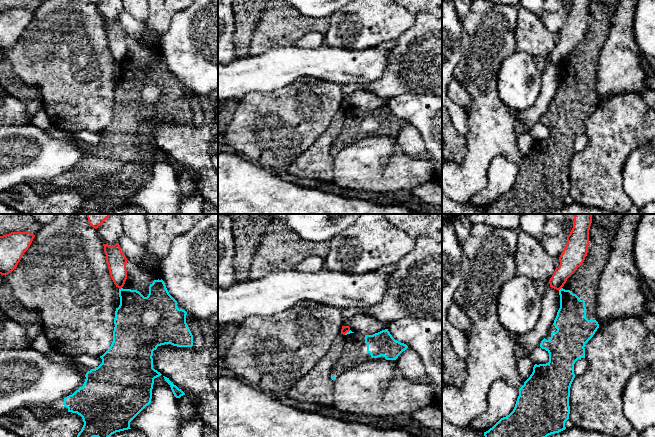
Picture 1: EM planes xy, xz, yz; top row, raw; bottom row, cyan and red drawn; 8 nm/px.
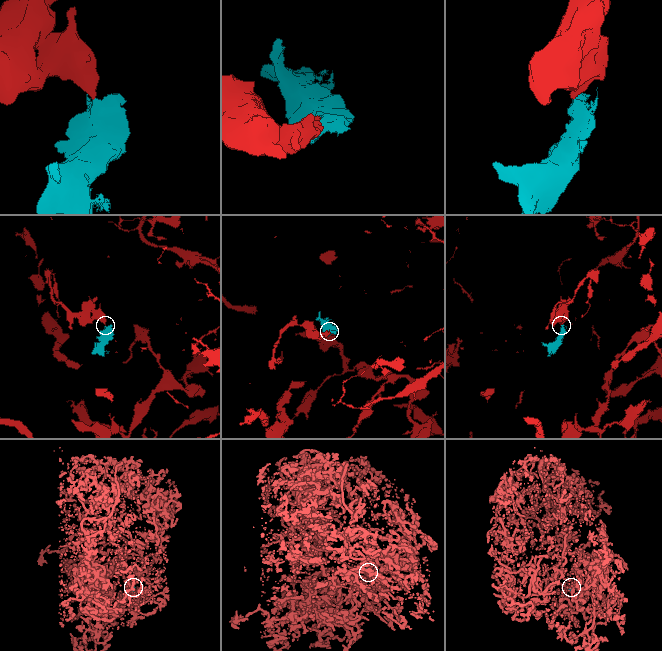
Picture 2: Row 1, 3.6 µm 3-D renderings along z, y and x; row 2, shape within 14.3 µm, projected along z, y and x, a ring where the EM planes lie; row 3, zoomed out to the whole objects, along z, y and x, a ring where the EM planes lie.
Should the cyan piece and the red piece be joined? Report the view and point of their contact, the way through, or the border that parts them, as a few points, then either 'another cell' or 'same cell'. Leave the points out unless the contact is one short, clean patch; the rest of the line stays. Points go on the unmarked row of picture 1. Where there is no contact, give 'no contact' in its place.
meets cyan in yz at (560, 65); border along yz (561, 63), (558, 66); another cell

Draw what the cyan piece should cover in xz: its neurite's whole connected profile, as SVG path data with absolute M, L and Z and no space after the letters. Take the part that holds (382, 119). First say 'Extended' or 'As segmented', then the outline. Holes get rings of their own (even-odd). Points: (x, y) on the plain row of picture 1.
As segmented. M388 105L373 111L365 111L367 128L372 134L384 132L386 136L396 136L408 122L395 116Z

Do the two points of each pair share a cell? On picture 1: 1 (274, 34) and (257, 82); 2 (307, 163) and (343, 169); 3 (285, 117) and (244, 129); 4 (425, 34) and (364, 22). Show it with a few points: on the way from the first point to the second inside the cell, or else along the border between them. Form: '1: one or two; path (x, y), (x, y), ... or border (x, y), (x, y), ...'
1: two; border (292, 45), (275, 45), (250, 56)
2: two; border (334, 156), (334, 177), (332, 181)
3: one; path (275, 126), (254, 128)
4: two; border (415, 16), (415, 21), (393, 40)

